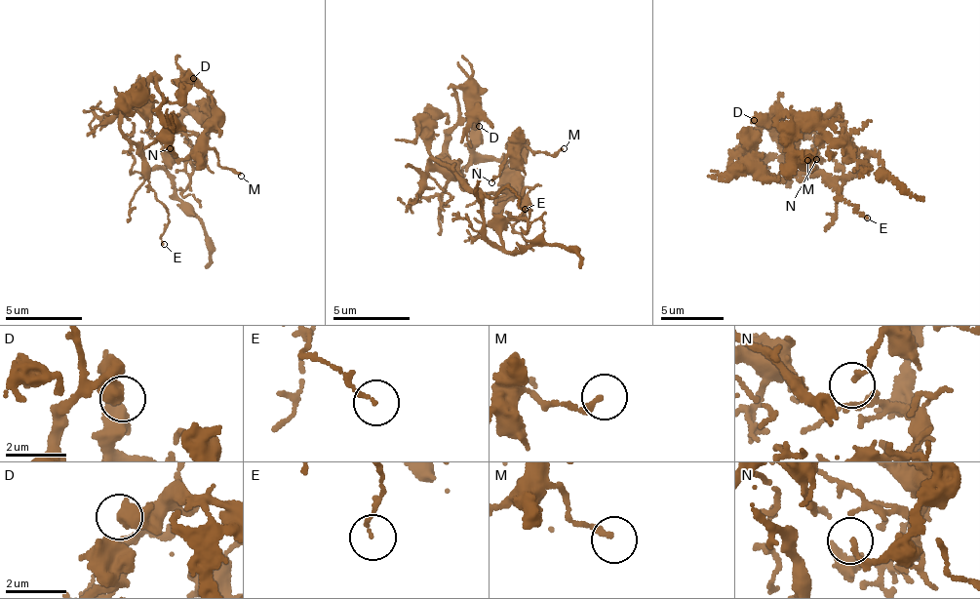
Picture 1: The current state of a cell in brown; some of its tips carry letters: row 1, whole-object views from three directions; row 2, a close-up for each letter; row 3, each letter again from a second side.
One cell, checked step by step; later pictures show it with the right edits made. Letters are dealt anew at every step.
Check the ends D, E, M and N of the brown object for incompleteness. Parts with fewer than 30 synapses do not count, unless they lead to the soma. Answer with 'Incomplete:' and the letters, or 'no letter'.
Incomplete: no letter

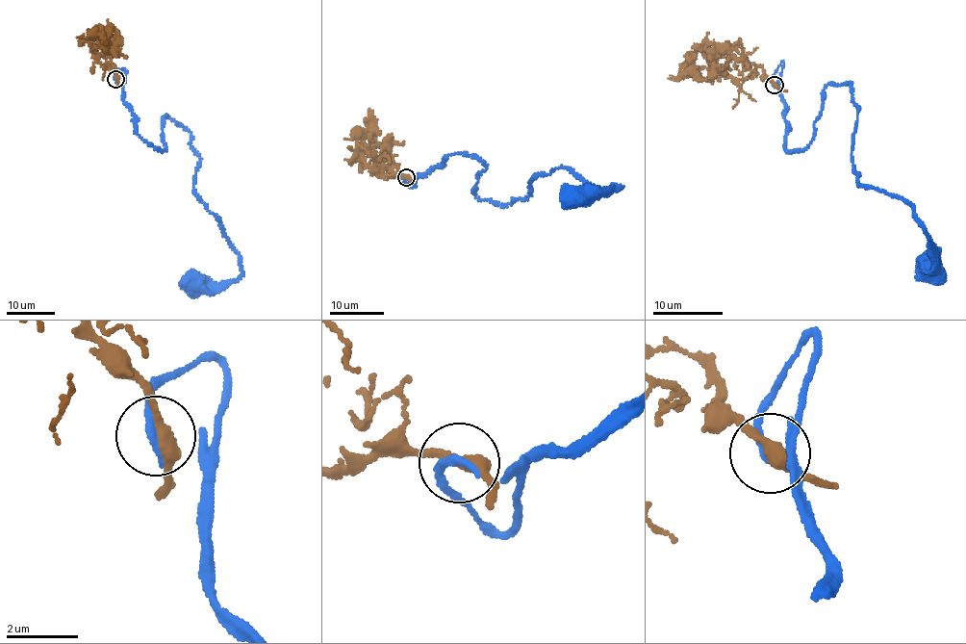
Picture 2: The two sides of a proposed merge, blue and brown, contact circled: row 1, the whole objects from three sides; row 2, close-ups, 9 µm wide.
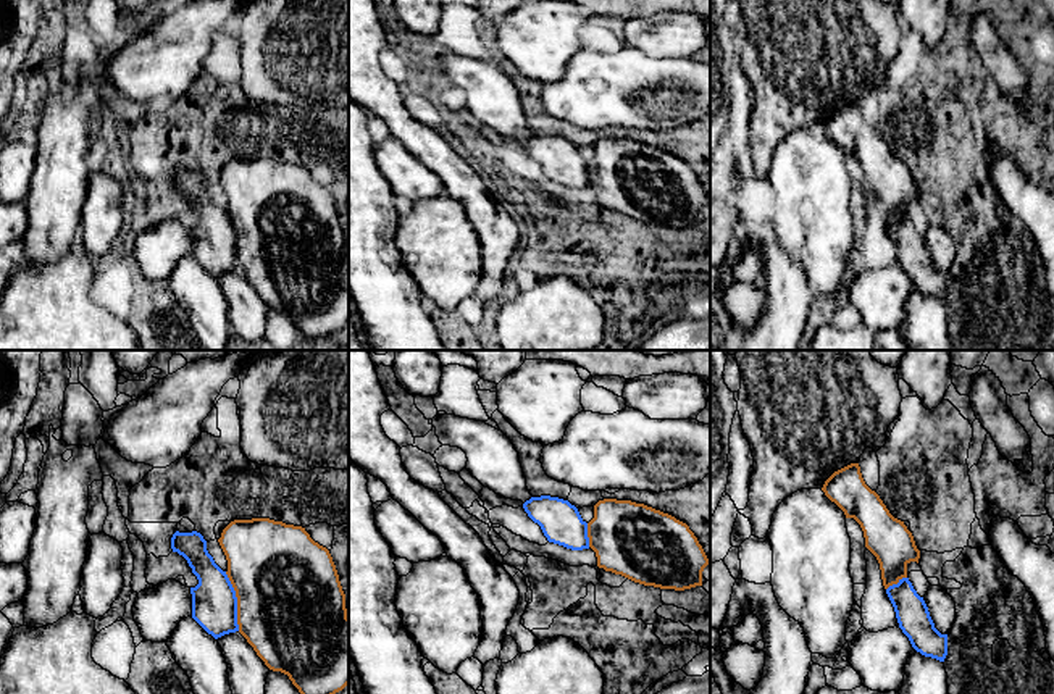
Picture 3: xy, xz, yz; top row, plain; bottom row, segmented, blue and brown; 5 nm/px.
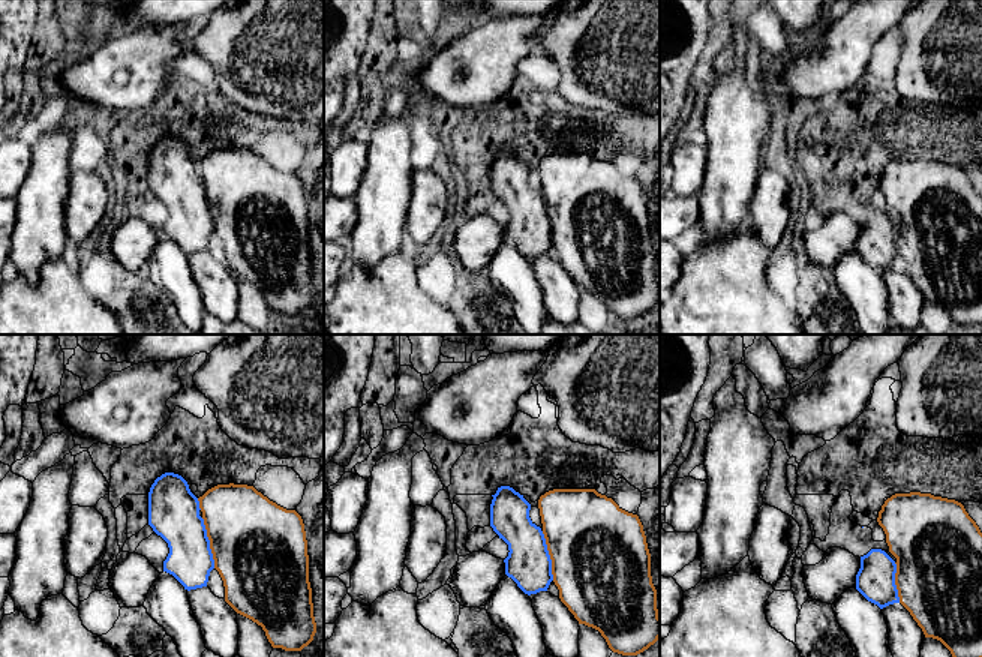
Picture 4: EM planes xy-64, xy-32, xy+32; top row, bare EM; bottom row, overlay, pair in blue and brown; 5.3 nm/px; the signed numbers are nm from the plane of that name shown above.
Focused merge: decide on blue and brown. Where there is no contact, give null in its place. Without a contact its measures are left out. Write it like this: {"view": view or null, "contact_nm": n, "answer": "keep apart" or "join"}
{"view": "xy", "contact_nm": 300, "answer": "join"}

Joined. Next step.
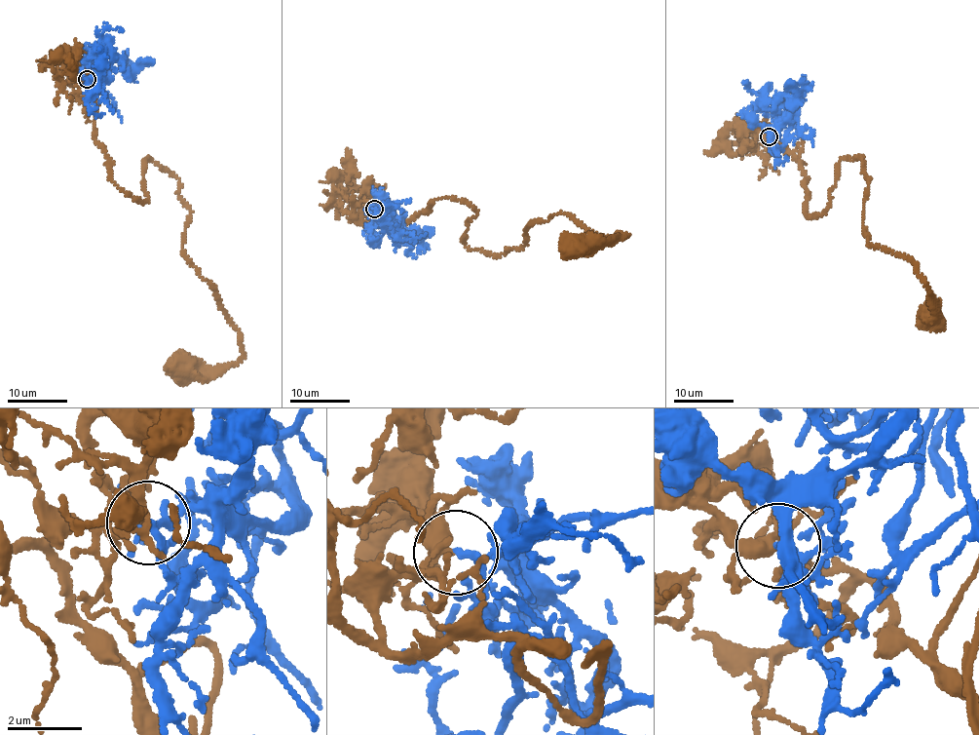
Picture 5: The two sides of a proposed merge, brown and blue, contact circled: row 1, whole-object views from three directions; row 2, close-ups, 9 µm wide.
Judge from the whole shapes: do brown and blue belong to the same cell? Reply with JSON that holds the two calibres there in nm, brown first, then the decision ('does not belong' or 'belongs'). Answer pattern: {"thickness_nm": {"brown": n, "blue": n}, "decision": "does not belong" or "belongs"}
{"thickness_nm": {"brown": 280, "blue": 150}, "decision": "belongs"}

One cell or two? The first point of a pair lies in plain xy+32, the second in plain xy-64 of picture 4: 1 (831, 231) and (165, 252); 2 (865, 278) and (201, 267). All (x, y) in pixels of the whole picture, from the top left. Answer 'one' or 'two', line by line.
1: two
2: two

